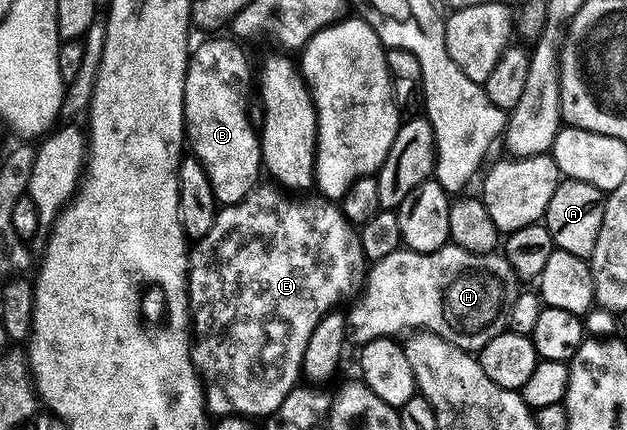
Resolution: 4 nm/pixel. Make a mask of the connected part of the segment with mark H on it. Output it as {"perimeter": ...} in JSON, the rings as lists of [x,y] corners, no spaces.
{"perimeter":[[[452,242],[437,252],[392,252],[387,254],[387,258],[376,261],[368,271],[365,292],[368,292],[371,298],[359,304],[354,303],[354,308],[347,312],[348,339],[352,343],[354,340],[354,345],[360,346],[371,342],[377,336],[396,337],[397,332],[403,331],[404,328],[426,328],[427,331],[442,336],[442,341],[456,344],[458,348],[479,350],[485,345],[486,333],[498,327],[496,324],[500,316],[502,319],[503,305],[506,303],[505,279],[510,279],[510,276],[509,264],[505,261],[504,255],[471,254]]]}

